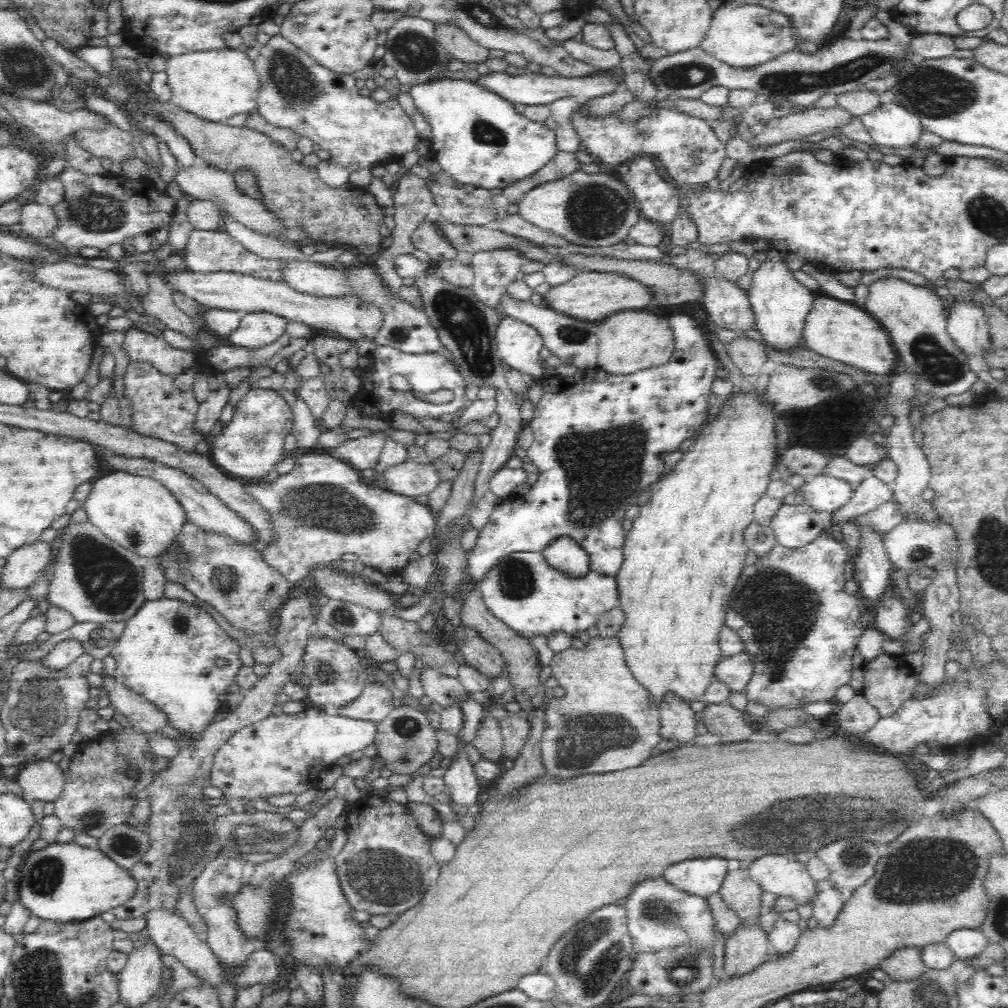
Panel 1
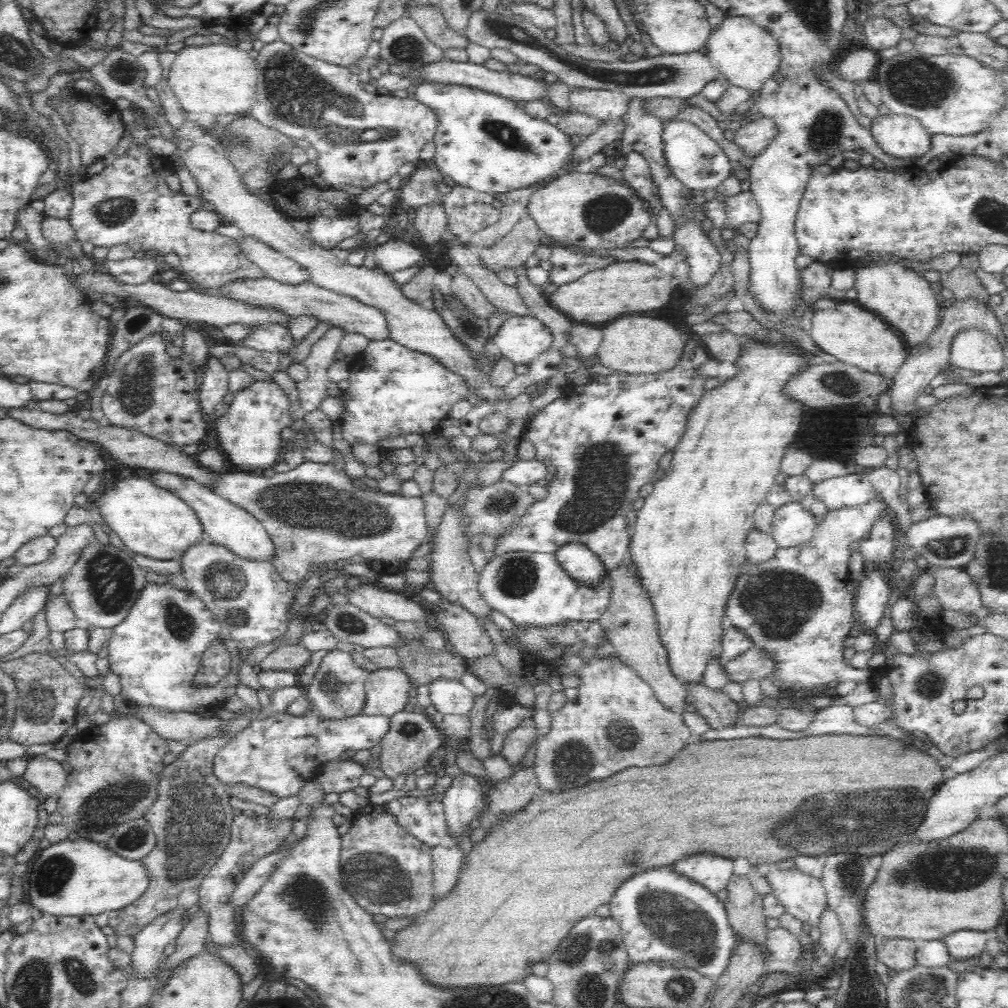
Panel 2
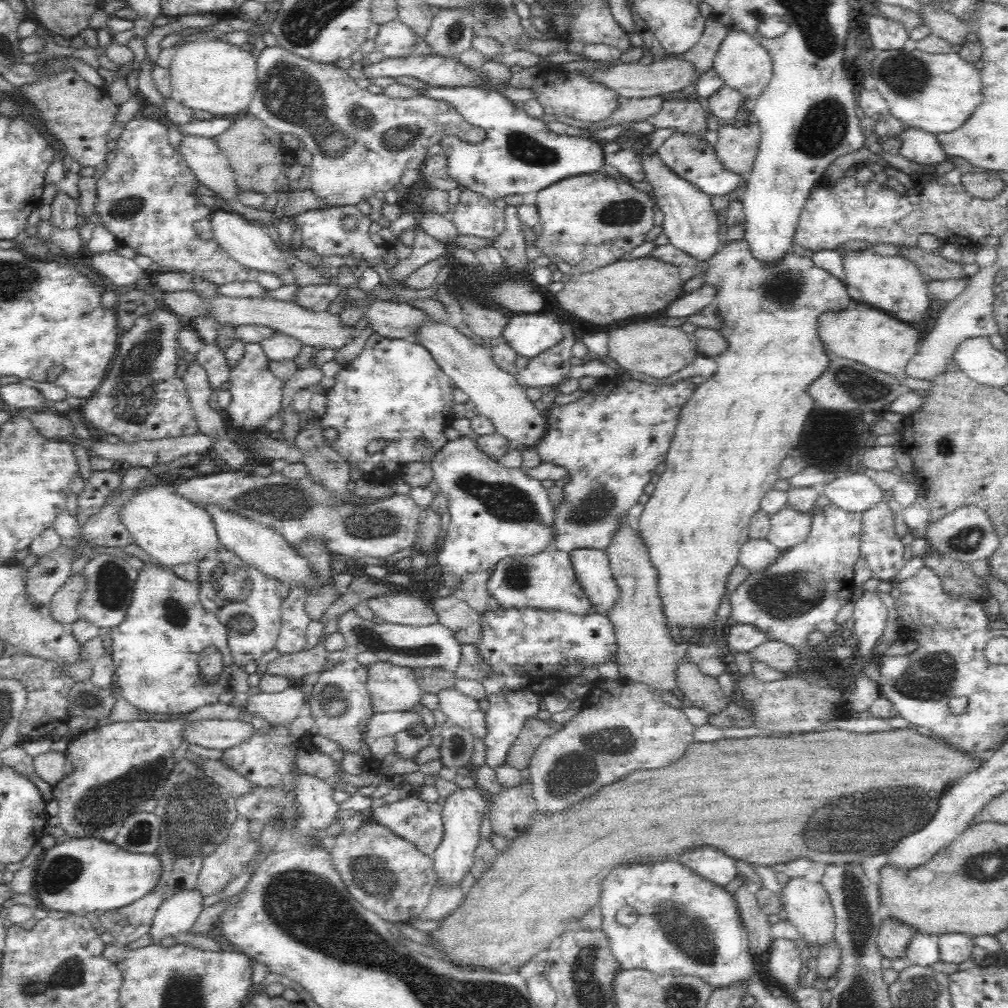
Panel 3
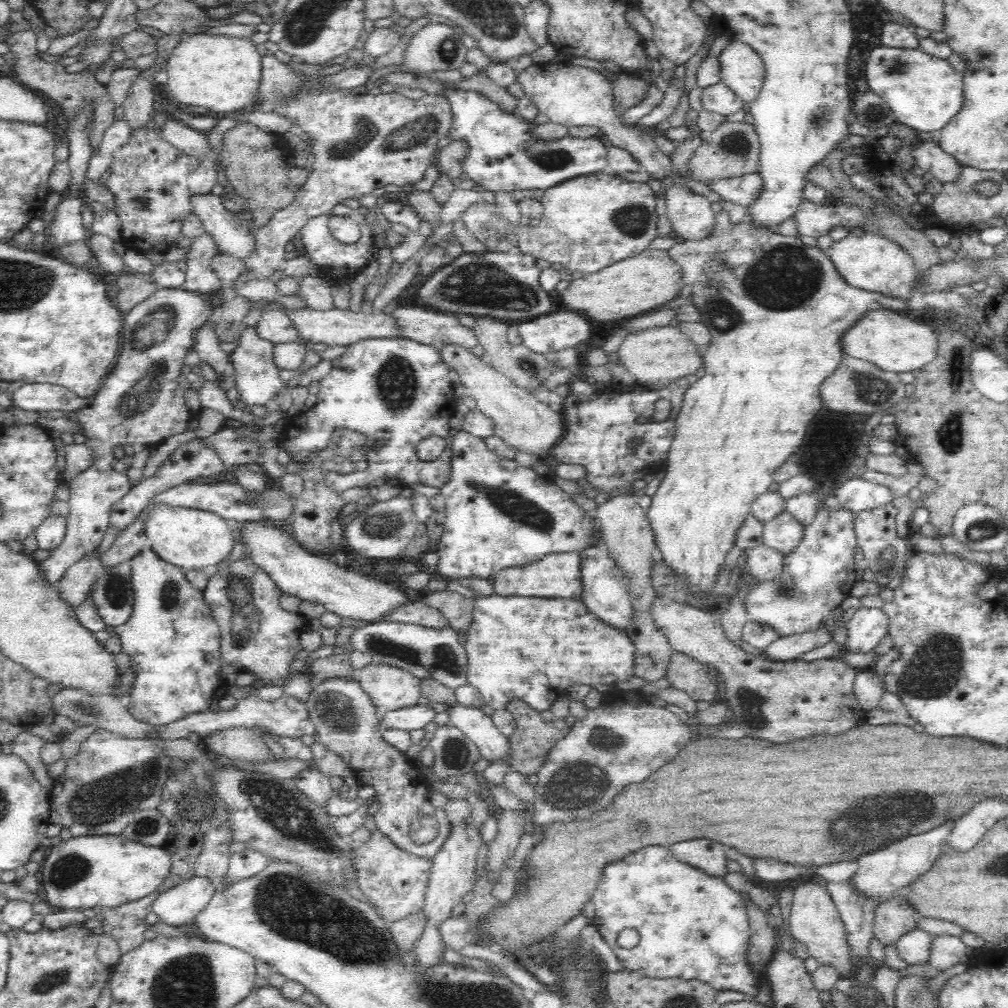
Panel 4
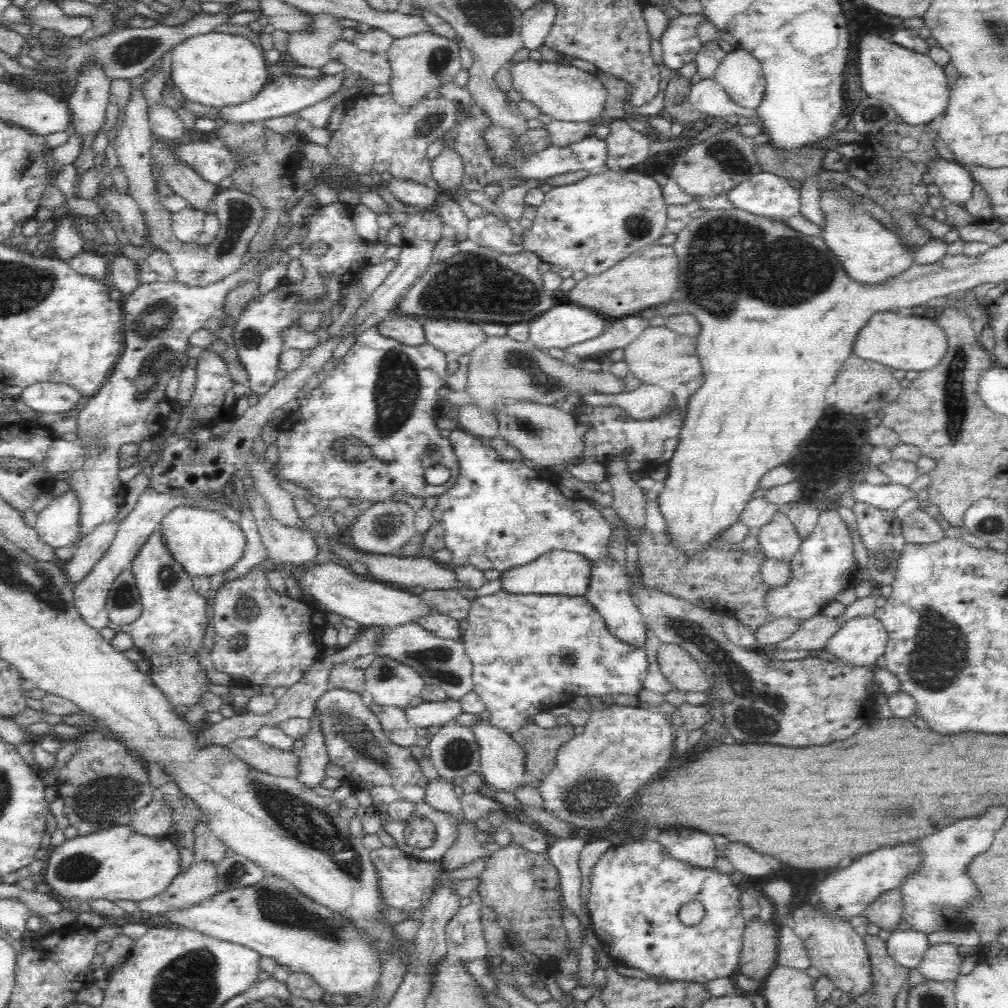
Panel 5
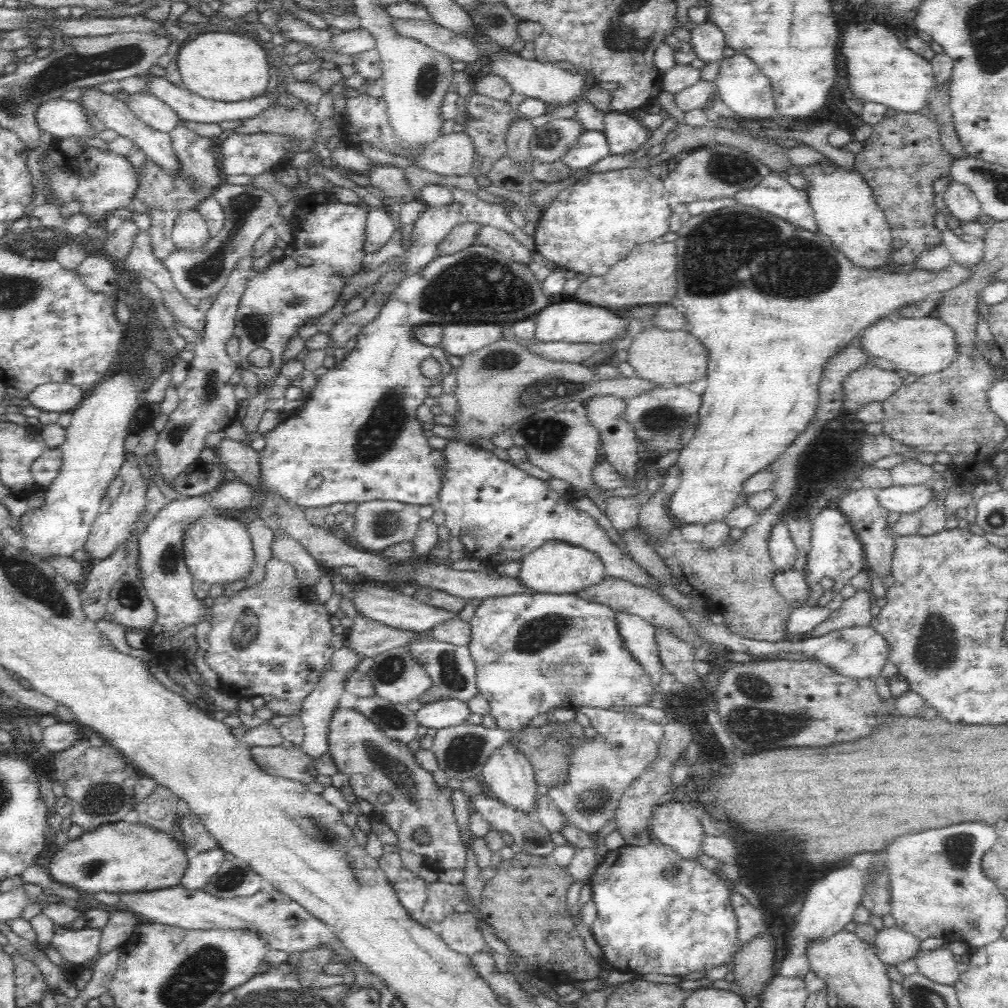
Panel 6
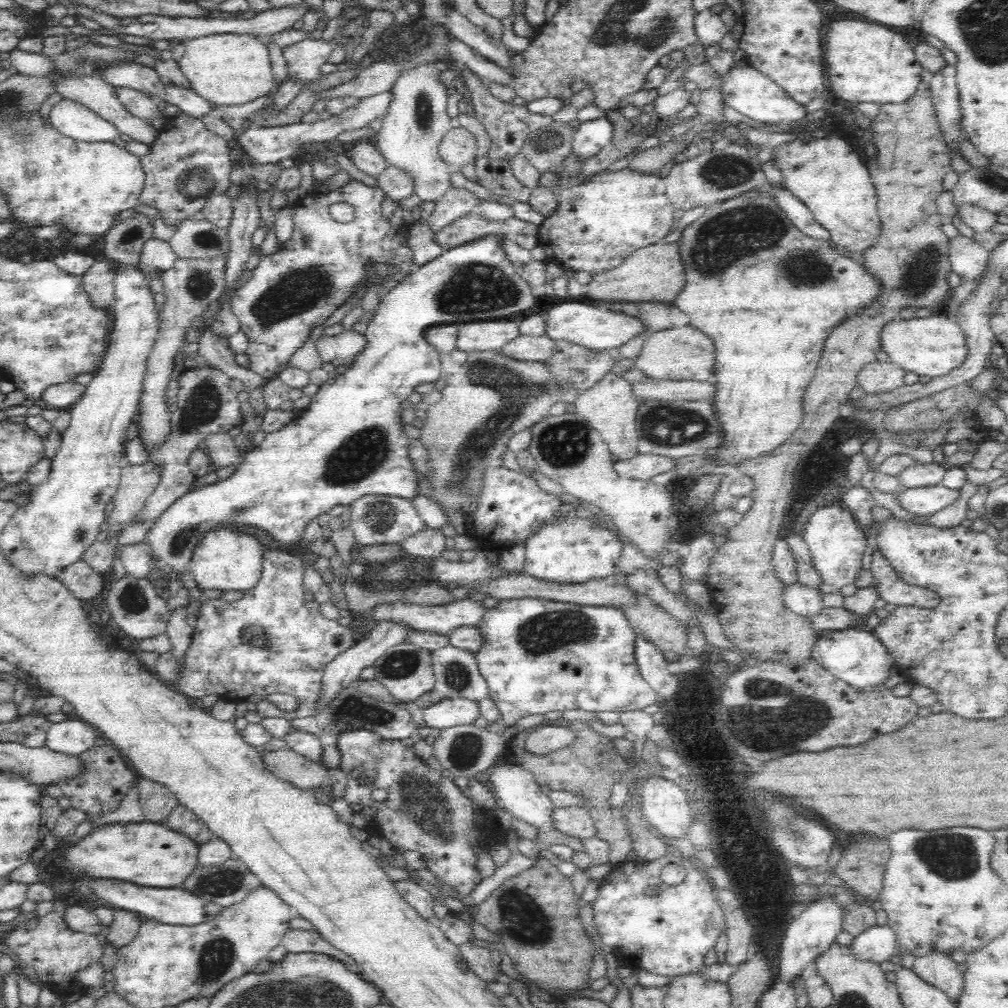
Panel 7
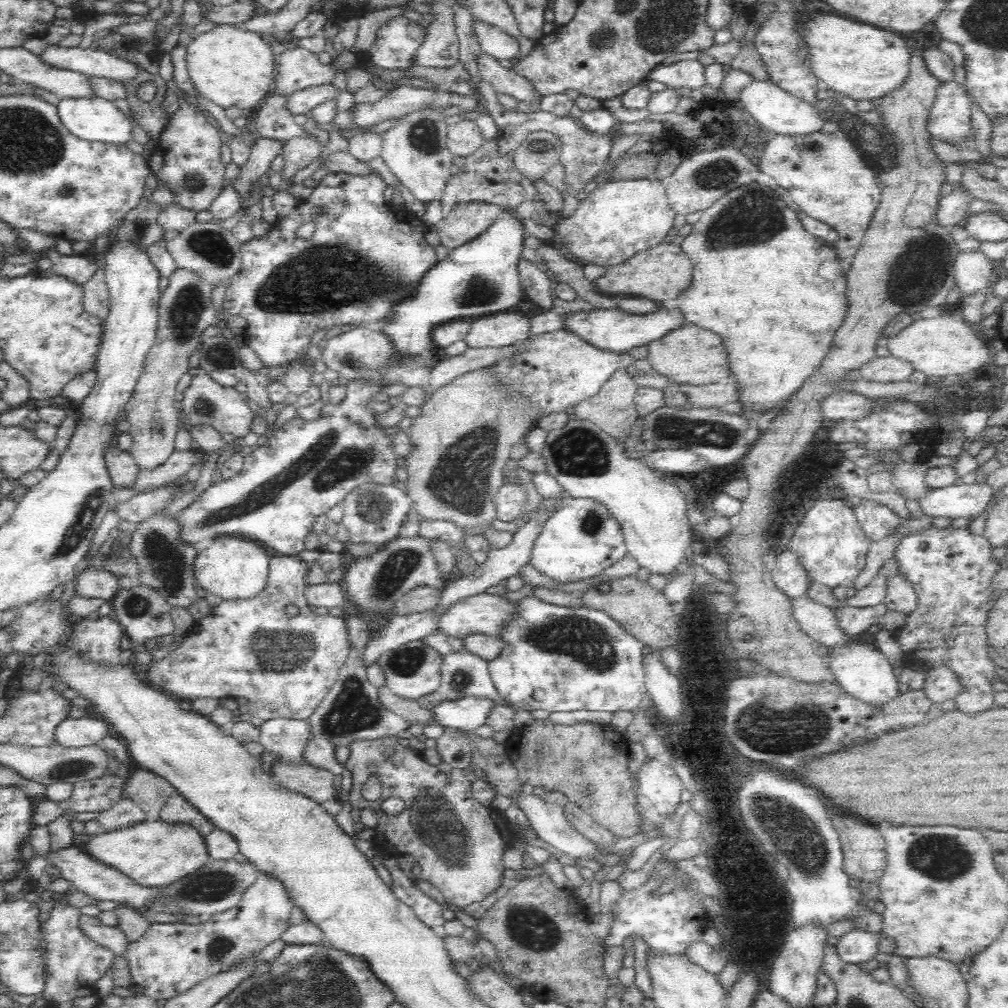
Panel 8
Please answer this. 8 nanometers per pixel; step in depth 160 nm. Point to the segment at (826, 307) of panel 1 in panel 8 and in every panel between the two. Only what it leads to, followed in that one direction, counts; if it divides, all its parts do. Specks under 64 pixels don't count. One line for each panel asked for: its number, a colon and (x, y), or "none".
2: (852, 334)
3: (870, 336)
4: (888, 339)
5: (911, 343)
6: (922, 346)
7: (935, 345)
8: (942, 346)

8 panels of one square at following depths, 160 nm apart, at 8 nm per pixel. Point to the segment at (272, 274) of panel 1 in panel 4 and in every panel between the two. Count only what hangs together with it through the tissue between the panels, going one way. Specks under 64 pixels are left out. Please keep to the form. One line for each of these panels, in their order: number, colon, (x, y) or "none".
2: (129, 202)
3: (147, 197)
4: (153, 181)

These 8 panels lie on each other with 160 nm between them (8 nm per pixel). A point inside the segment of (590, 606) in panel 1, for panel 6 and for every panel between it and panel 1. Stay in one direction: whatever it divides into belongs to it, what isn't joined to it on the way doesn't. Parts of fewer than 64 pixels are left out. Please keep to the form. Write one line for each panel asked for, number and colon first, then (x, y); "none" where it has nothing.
2: (529, 587)
3: (547, 581)
4: (558, 575)
5: (563, 572)
6: (556, 567)

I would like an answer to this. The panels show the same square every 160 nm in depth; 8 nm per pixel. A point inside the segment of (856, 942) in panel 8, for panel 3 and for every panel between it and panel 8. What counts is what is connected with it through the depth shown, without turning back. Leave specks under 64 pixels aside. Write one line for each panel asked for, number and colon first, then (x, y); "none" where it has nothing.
3: (922, 950)
4: (913, 948)
5: (907, 947)
6: (892, 945)
7: (876, 944)

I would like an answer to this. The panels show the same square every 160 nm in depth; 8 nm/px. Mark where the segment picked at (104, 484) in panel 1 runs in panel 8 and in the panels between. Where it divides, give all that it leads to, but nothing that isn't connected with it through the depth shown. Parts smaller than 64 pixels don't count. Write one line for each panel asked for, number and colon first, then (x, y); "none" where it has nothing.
2: (153, 522)
3: (174, 531)
4: (192, 539)
5: (204, 542)
6: (218, 550)
7: (226, 560)
8: (231, 569)

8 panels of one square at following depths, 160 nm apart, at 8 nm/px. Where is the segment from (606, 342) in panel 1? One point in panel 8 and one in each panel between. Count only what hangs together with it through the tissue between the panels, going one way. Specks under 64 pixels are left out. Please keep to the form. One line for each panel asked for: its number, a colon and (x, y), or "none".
2: (640, 345)
3: (659, 351)
4: (665, 353)
5: (659, 352)
6: (665, 357)
7: (684, 353)
8: (690, 355)

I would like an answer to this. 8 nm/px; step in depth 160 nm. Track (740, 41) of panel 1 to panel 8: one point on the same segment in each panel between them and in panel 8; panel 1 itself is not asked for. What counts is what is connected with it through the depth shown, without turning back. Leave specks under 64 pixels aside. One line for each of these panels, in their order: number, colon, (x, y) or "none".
2: (747, 56)
3: (741, 62)
4: (742, 70)
5: (739, 74)
6: (742, 86)
7: (751, 93)
8: (780, 113)

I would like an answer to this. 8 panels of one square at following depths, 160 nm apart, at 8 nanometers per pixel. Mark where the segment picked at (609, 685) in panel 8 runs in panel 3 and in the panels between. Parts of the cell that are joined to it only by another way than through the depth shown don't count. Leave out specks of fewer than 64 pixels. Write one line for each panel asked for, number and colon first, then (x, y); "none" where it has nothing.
3: (530, 652)
4: (527, 649)
5: (530, 653)
6: (534, 652)
7: (539, 655)

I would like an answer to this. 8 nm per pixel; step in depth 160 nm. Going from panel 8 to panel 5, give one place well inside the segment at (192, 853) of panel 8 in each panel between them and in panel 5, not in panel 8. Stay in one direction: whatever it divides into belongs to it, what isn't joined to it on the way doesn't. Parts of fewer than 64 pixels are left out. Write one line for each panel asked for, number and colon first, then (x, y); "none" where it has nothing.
5: (117, 863)
6: (120, 857)
7: (149, 854)

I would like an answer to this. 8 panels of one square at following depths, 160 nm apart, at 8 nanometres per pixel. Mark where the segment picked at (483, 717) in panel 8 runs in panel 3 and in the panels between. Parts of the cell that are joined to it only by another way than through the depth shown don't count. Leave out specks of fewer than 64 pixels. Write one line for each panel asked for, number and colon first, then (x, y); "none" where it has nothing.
3: (390, 723)
4: (415, 717)
5: (440, 713)
6: (445, 713)
7: (446, 713)

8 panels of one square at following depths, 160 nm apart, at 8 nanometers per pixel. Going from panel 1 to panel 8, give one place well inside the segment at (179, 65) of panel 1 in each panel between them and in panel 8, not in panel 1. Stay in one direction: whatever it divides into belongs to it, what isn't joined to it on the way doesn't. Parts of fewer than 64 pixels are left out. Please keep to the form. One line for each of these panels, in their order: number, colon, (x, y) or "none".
2: (221, 79)
3: (209, 74)
4: (222, 73)
5: (217, 69)
6: (227, 67)
7: (225, 69)
8: (232, 66)

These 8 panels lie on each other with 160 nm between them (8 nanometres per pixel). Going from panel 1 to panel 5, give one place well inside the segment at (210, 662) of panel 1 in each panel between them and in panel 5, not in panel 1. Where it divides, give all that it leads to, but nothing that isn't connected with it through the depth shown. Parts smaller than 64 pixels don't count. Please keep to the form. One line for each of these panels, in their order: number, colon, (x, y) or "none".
2: (155, 651)
3: (156, 649)
4: (173, 641)
5: (168, 632)

